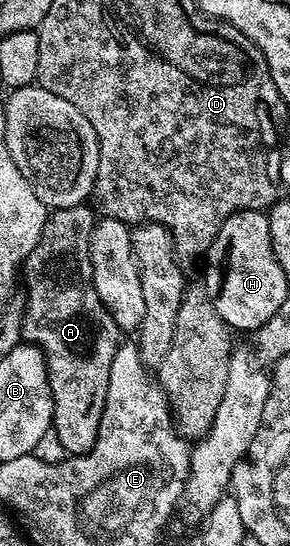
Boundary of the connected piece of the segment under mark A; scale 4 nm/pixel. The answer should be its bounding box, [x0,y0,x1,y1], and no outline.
[22,204,122,456]

